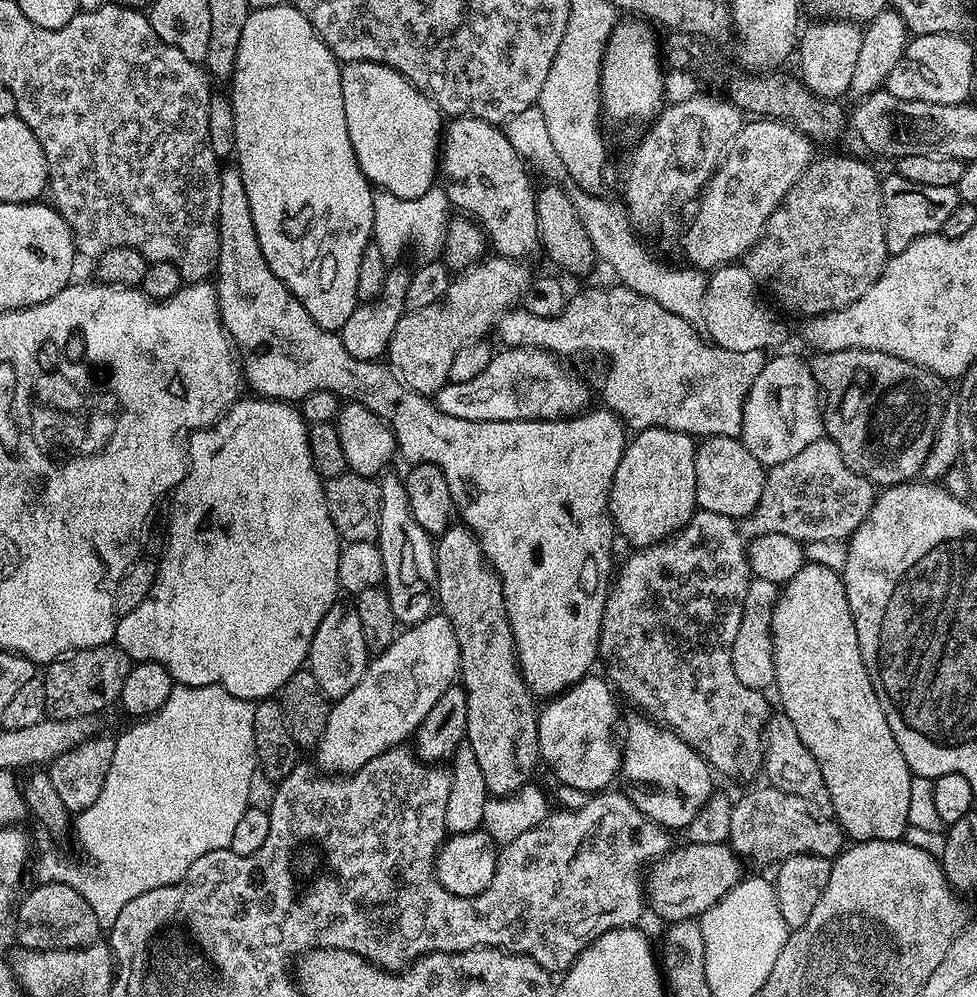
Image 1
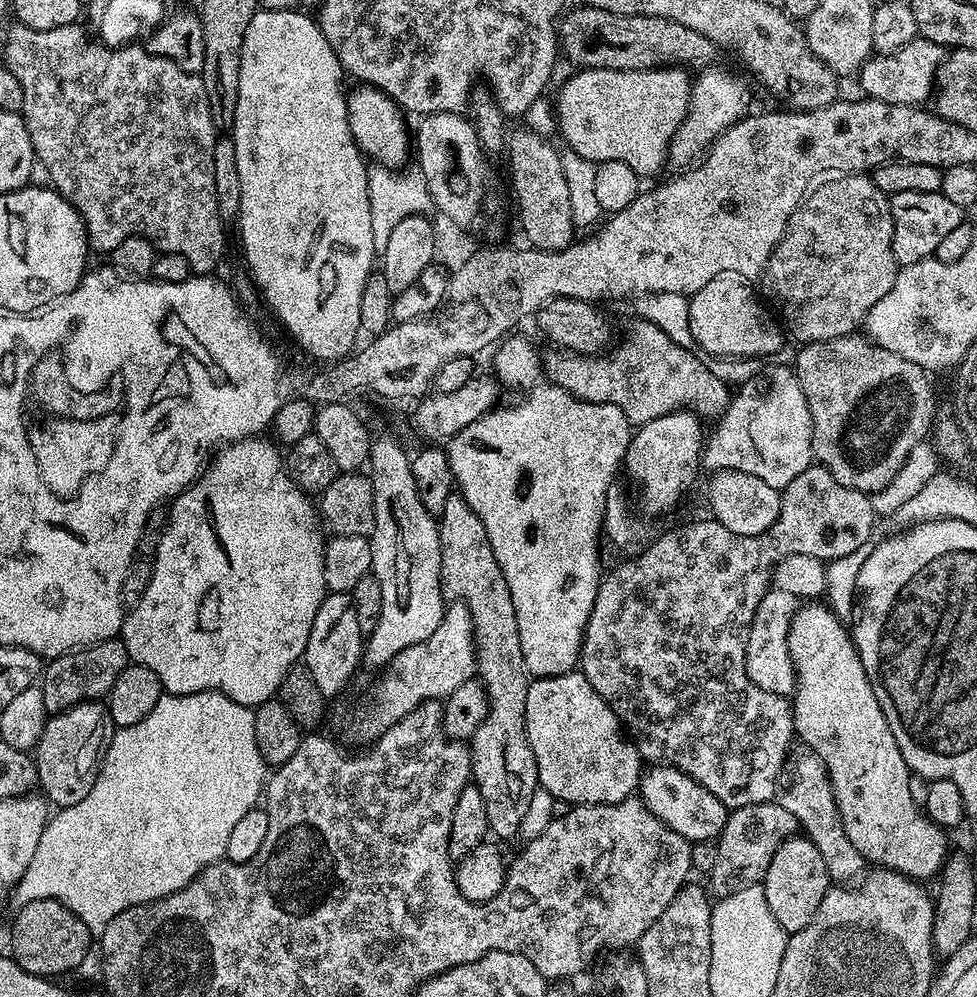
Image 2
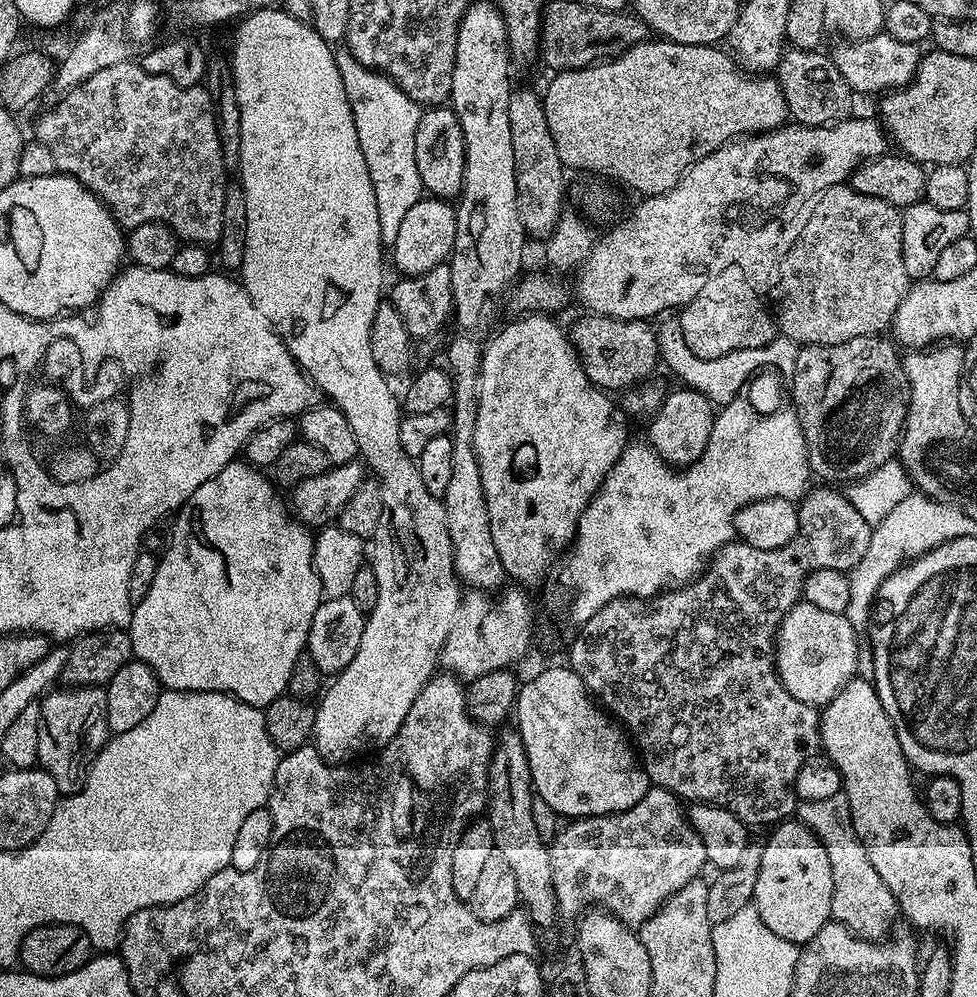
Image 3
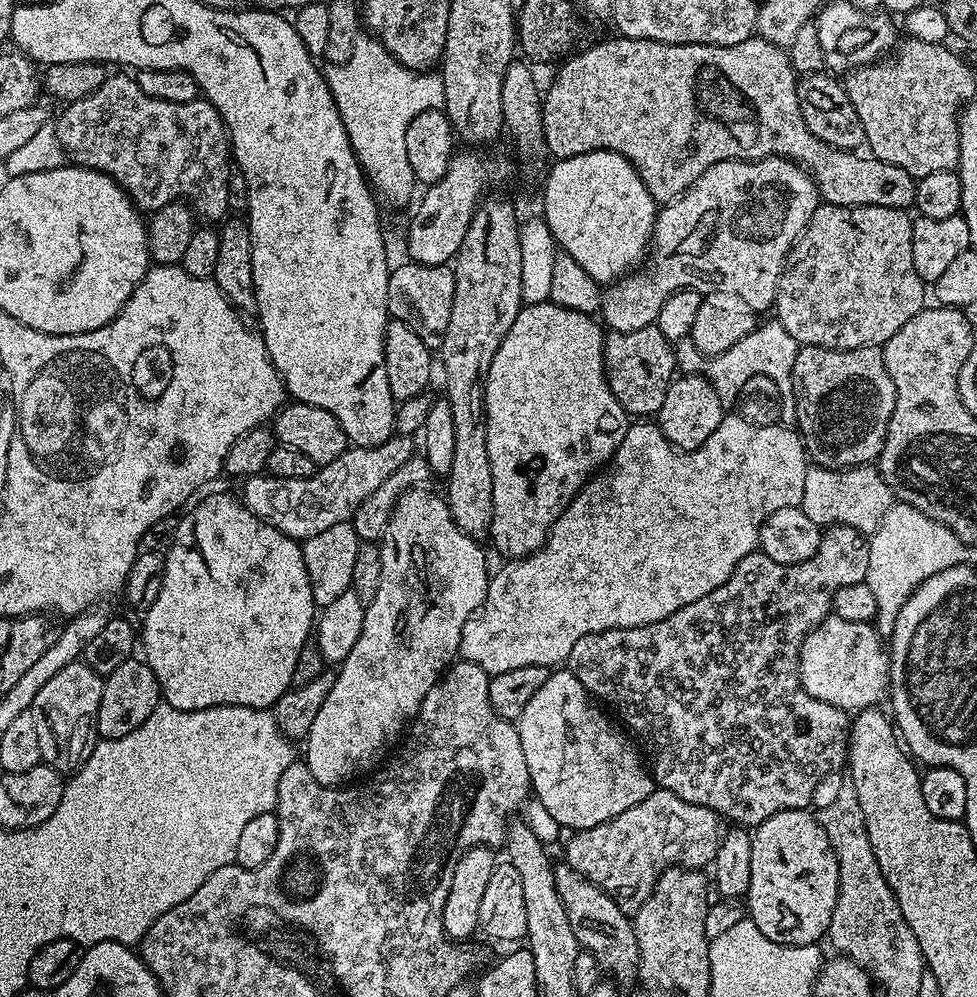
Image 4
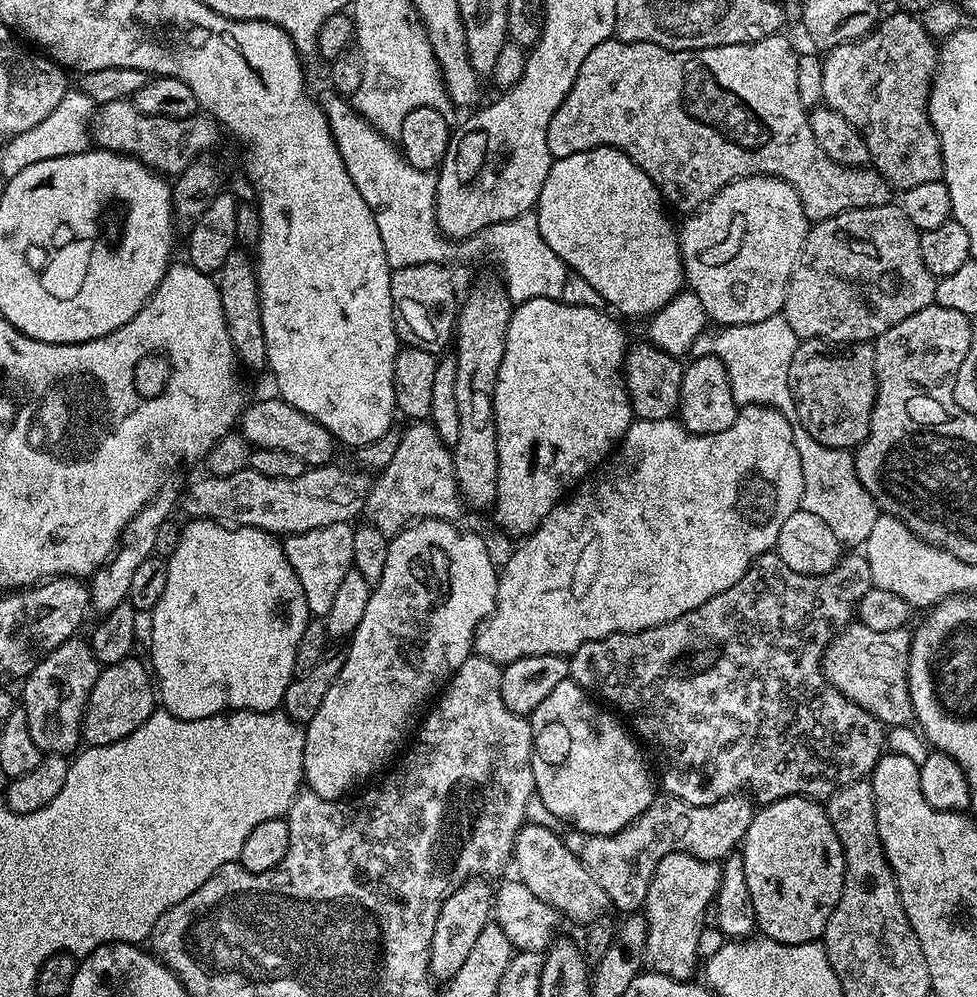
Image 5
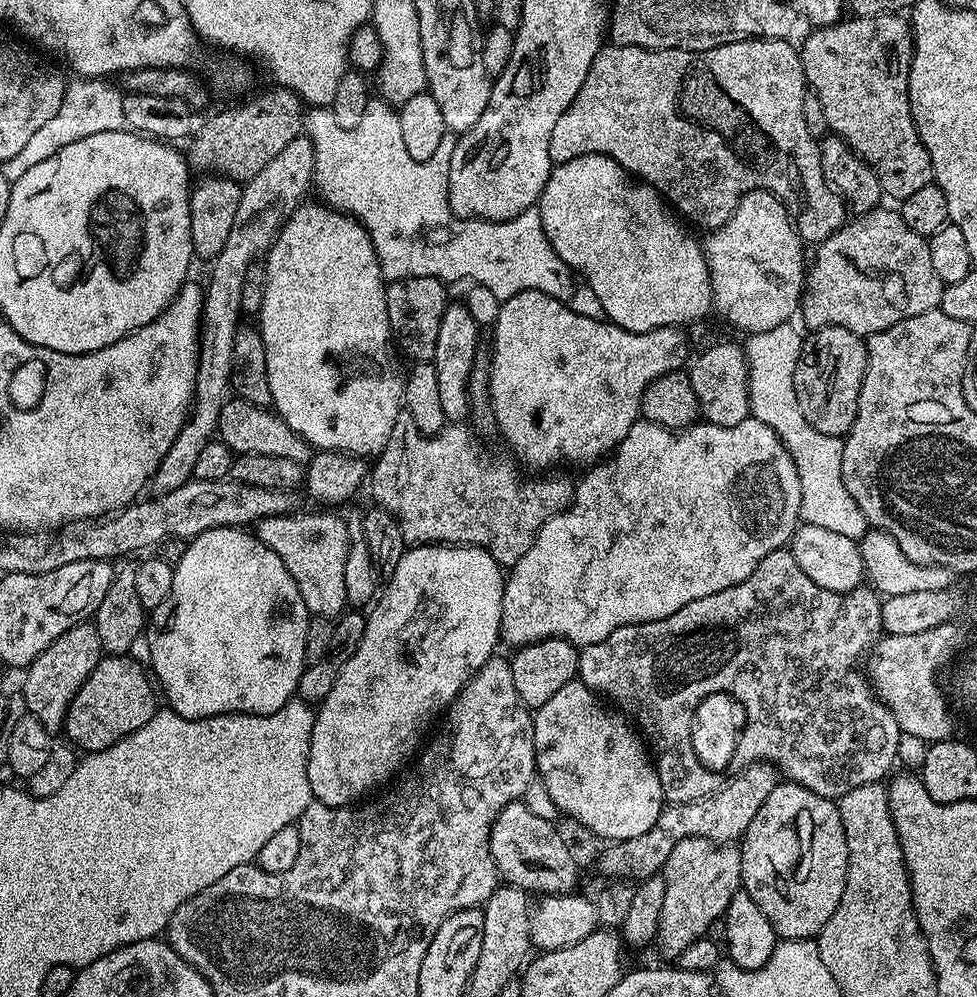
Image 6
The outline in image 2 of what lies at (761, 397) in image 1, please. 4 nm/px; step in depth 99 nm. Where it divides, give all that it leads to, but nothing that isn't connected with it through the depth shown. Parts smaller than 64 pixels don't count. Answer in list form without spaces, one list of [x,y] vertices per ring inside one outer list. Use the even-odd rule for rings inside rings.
[[[776,366],[772,377],[766,380],[768,396],[764,400],[739,400],[731,397],[724,415],[719,417],[716,433],[707,437],[702,464],[713,473],[735,470],[762,478],[766,486],[782,490],[802,470],[813,467],[812,419],[806,394],[798,382],[795,371],[788,366]]]

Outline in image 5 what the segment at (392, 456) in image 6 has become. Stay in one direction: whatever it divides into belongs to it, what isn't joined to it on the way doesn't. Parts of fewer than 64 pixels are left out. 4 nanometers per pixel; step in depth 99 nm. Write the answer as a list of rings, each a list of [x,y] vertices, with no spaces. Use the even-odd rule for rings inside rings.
[[[412,422],[404,428],[405,445],[428,444],[428,456],[424,452],[408,452],[401,450],[394,454],[394,458],[384,468],[379,469],[378,475],[372,480],[372,488],[368,491],[368,503],[366,505],[367,523],[373,524],[386,537],[393,538],[407,526],[415,521],[425,519],[440,519],[451,522],[459,521],[459,516],[466,511],[463,496],[460,495],[460,487],[456,481],[454,462],[449,445],[442,442],[442,438],[436,433],[436,429],[428,422]]]

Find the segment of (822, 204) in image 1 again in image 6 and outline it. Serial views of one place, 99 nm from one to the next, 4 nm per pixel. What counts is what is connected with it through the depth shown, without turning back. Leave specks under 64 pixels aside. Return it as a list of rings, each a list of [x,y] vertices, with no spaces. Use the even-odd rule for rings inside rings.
[[[884,206],[852,219],[815,245],[816,257],[807,265],[802,316],[809,329],[845,328],[867,338],[906,318],[937,311],[945,284],[930,263],[927,239],[914,234],[899,211],[887,212]]]

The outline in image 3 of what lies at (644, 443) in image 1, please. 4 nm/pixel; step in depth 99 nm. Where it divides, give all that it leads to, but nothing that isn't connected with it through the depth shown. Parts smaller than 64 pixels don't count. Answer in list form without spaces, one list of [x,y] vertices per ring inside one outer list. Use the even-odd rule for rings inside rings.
[[[677,387],[677,392],[672,392],[663,397],[660,407],[656,409],[651,417],[652,425],[648,428],[647,443],[652,445],[652,449],[664,459],[664,463],[676,470],[683,470],[689,464],[693,464],[696,460],[702,458],[702,454],[706,450],[706,446],[710,442],[710,434],[712,433],[712,423],[716,421],[716,412],[712,401],[707,400],[703,394],[693,388]]]

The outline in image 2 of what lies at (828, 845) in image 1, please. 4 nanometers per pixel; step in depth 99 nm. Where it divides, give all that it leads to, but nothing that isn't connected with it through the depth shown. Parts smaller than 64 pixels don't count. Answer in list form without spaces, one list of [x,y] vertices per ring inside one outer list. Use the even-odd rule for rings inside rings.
[[[767,800],[758,806],[742,806],[729,811],[728,821],[718,843],[715,865],[707,876],[707,887],[713,897],[728,896],[751,884],[760,884],[770,866],[770,858],[782,846],[782,842],[797,835],[798,825],[794,814],[779,802]]]

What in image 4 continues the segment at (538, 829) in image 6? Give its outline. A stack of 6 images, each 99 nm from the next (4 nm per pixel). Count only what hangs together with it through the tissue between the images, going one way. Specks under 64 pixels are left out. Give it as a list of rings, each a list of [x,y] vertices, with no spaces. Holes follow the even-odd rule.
[[[557,863],[555,870],[558,894],[562,898],[562,906],[566,906],[566,918],[570,918],[570,927],[574,929],[574,938],[578,938],[581,949],[594,954],[601,969],[607,975],[609,972],[610,975],[617,976],[612,977],[617,981],[635,981],[640,955],[638,938],[632,929],[629,913],[622,911],[598,884],[592,884],[585,876],[579,876],[567,863]]]

